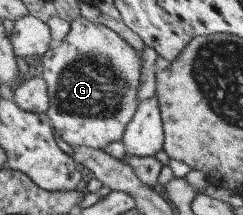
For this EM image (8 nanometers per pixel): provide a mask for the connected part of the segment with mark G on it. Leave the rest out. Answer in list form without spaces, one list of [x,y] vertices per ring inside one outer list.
[[[81,16],[74,18],[69,23],[69,30],[63,40],[52,44],[44,53],[41,58],[41,65],[44,70],[42,71],[41,78],[46,83],[46,95],[48,95],[48,109],[45,114],[49,117],[51,128],[60,135],[61,139],[69,145],[70,148],[74,146],[82,146],[86,149],[102,150],[108,144],[119,142],[120,137],[123,135],[124,128],[133,117],[136,107],[138,107],[138,98],[136,98],[136,89],[140,87],[140,67],[142,67],[142,55],[137,53],[131,45],[128,45],[115,31],[101,23],[90,22]]]

